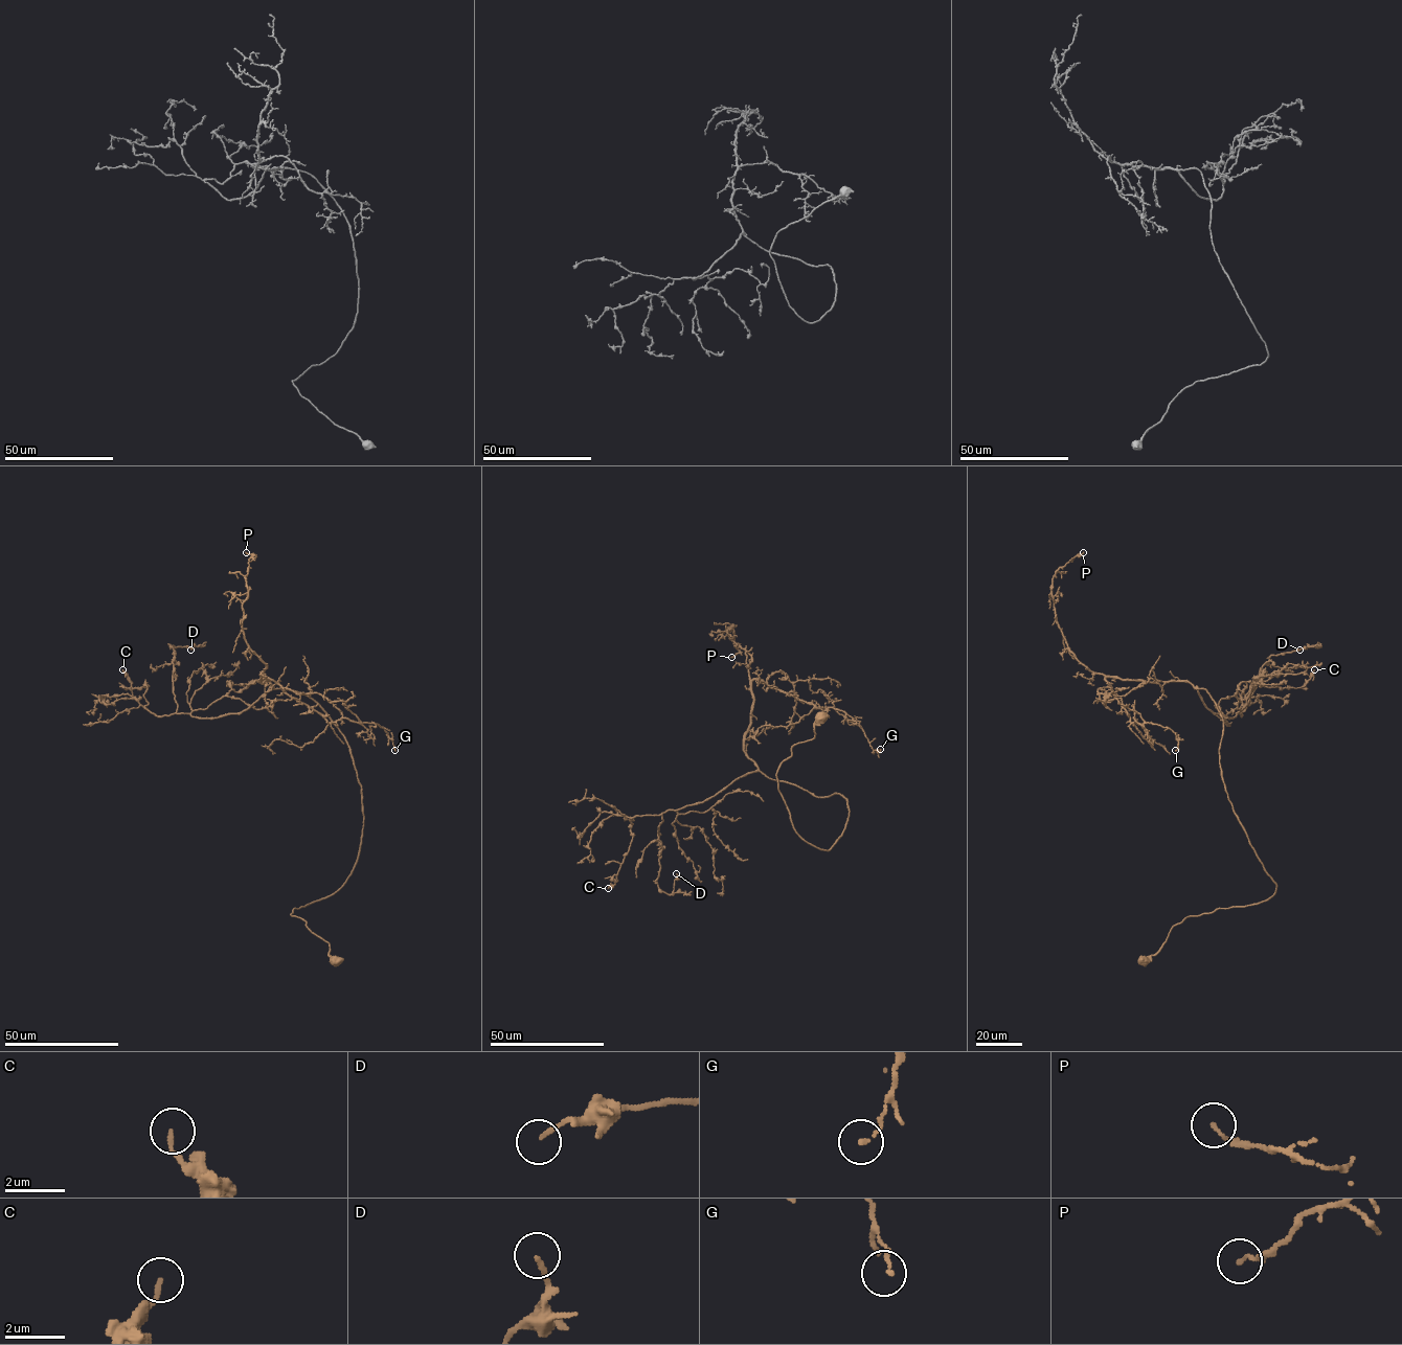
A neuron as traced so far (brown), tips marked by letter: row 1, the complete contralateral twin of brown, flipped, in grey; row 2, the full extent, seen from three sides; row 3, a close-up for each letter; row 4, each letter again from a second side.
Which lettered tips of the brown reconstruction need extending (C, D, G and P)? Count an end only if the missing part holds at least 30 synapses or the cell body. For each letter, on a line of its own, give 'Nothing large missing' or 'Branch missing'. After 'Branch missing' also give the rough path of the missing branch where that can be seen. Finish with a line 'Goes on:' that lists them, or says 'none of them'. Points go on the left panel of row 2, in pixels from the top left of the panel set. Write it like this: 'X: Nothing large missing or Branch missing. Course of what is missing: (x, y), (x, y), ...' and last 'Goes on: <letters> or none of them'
C: Nothing large missing
D: Nothing large missing
G: Nothing large missing
P: Nothing large missing
Goes on: none of them

